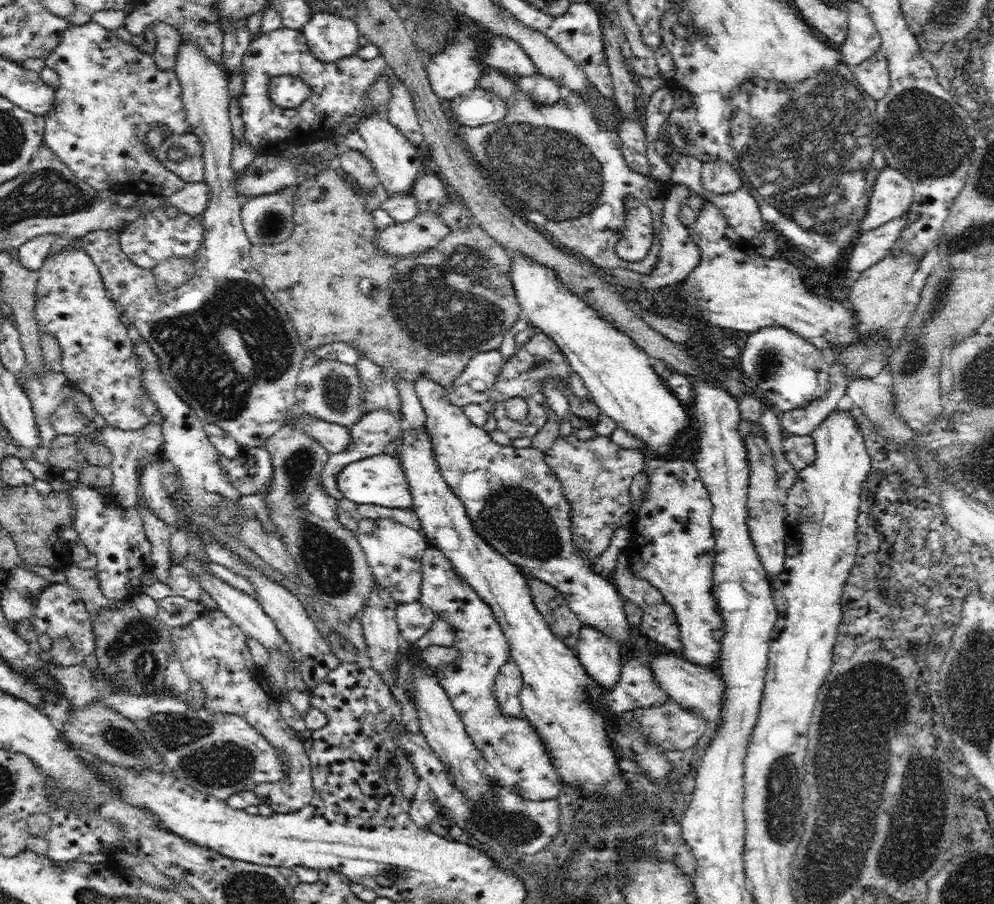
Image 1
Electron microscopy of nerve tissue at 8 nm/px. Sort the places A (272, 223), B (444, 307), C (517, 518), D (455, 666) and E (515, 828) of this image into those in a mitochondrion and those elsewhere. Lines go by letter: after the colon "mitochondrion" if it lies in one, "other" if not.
A: mitochondrion
B: mitochondrion
C: mitochondrion
D: other
E: mitochondrion

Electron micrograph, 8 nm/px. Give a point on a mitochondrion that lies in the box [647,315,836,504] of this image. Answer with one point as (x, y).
(769, 362)

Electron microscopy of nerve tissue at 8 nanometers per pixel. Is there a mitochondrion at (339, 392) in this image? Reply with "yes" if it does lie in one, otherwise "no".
yes

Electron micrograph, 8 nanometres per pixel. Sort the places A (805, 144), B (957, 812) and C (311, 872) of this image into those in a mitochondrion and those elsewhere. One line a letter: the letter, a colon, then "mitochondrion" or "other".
A: mitochondrion
B: other
C: other

